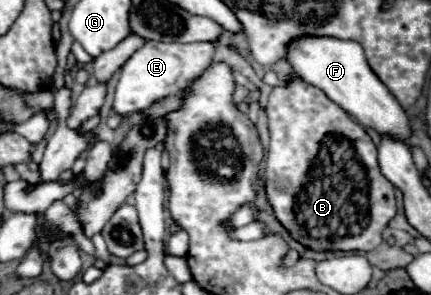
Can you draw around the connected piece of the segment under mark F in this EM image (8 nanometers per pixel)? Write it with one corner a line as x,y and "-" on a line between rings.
301,35
287,45
285,59
291,63
295,75
301,81
319,87
333,103
345,109
363,127
371,127
381,135
389,133
403,141
409,137
409,121
405,111
401,111
401,105
393,99
393,95
389,95
389,89
371,71
363,47
359,43
335,37

